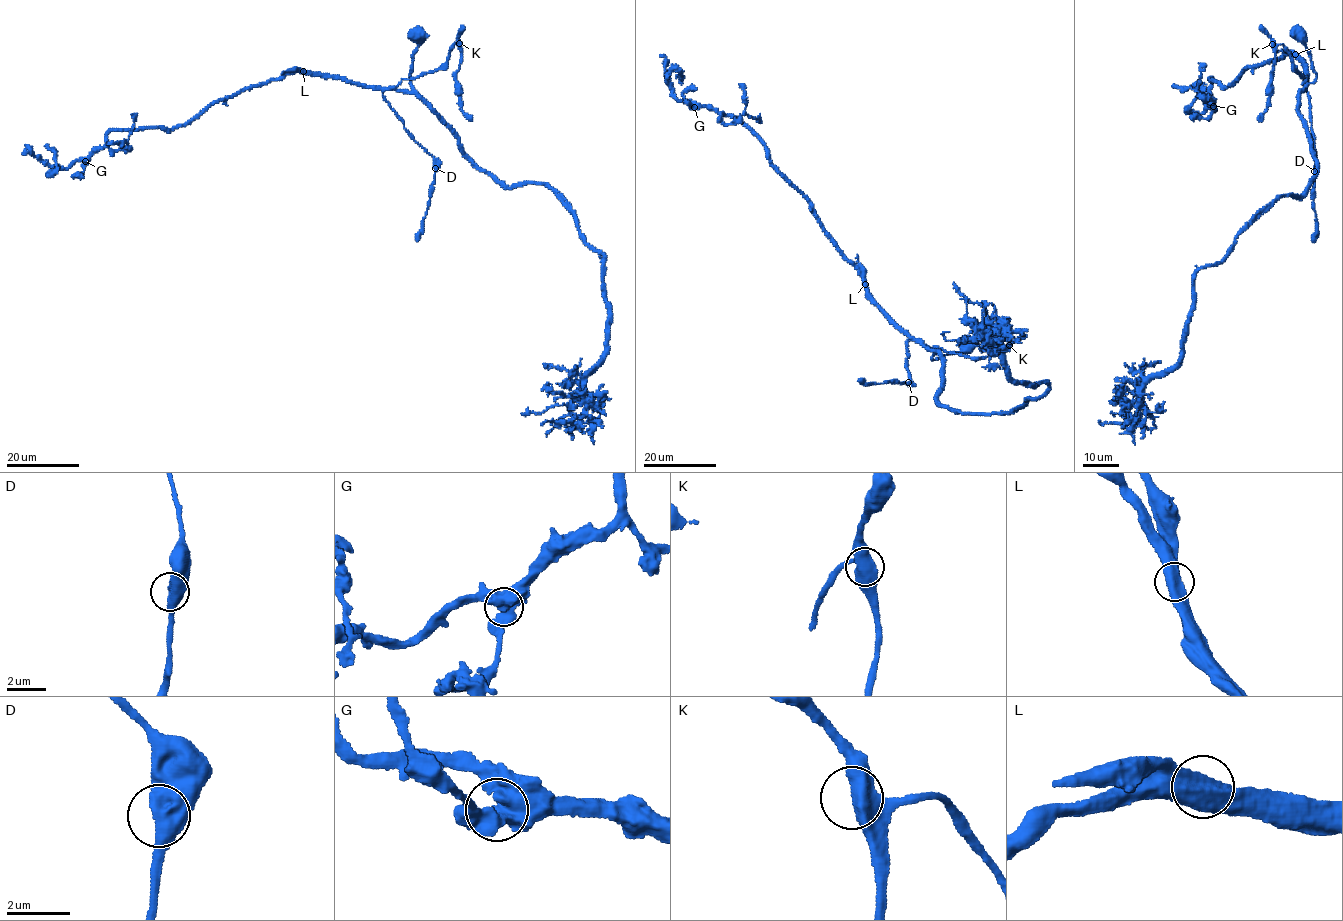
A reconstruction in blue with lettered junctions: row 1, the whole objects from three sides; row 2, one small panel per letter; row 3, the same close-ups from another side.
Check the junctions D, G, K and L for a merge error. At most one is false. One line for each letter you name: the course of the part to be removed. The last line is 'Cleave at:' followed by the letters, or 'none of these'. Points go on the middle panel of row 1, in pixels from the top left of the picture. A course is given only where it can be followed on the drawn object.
L: course (865, 284), (871, 301), (895, 323), (931, 348), (979, 358), (1005, 348), (986, 349)
Cleave at: L

